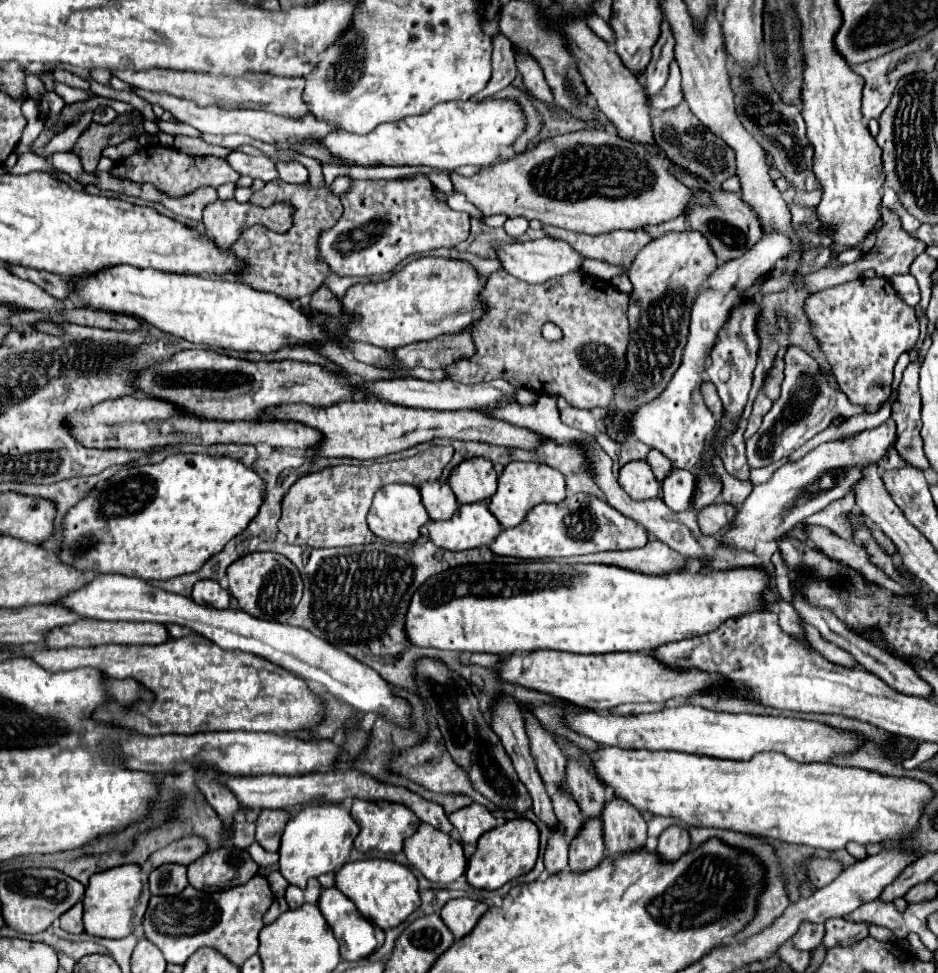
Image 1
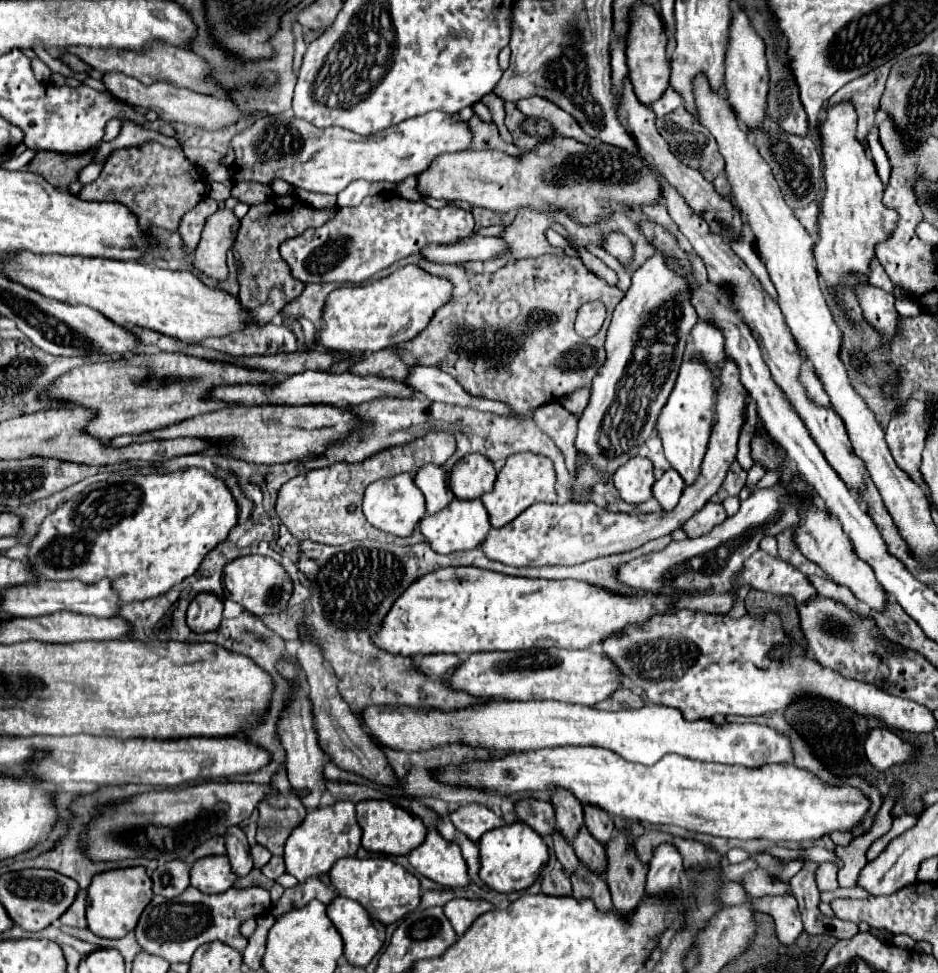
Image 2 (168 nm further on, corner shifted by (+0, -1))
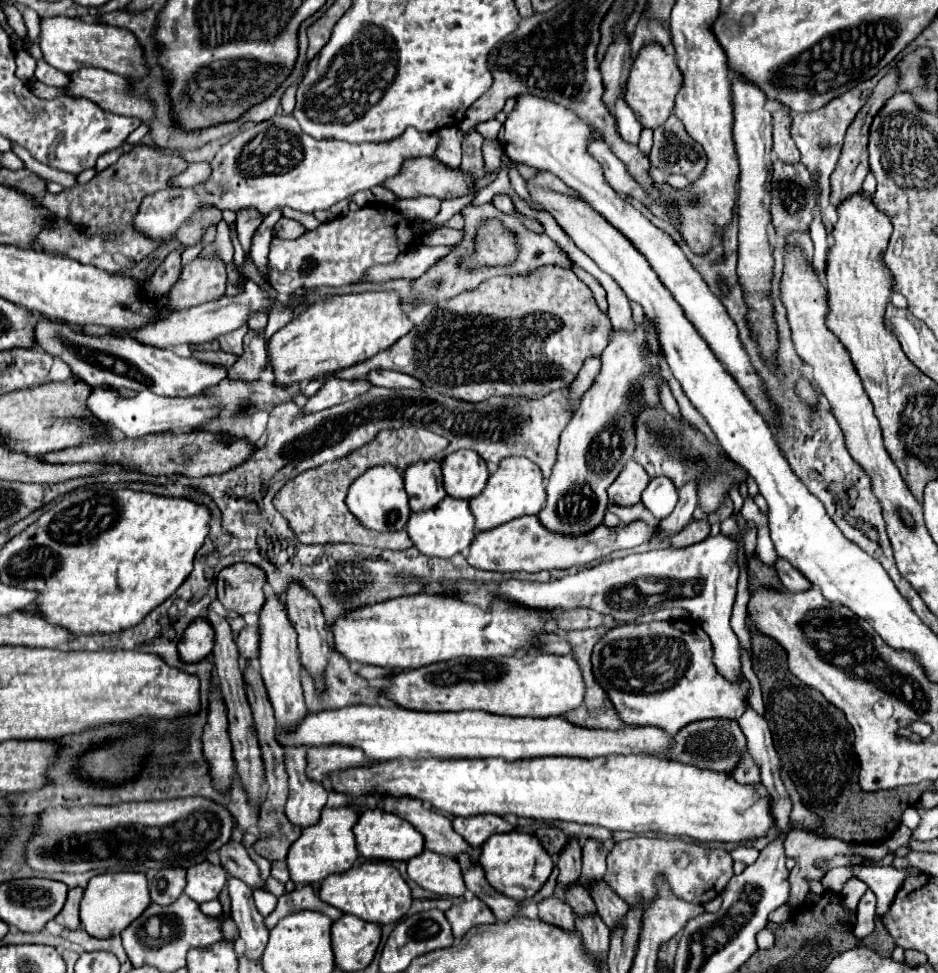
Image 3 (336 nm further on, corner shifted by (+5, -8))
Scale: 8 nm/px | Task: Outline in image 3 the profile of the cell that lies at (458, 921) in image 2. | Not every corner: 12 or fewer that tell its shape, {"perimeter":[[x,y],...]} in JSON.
{"perimeter":[[480,898],[446,910],[454,938],[474,926],[496,922]]}

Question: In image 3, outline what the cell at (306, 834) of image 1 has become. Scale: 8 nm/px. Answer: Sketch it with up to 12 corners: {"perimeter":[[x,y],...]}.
{"perimeter":[[324,808],[288,852],[296,884],[350,870],[352,808]]}

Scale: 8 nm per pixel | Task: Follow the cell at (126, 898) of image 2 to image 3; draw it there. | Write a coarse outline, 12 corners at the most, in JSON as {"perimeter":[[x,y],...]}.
{"perimeter":[[142,872],[94,876],[80,920],[94,938],[120,934],[150,906]]}

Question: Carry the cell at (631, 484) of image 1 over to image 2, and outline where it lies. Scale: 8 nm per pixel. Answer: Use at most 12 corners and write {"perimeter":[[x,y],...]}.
{"perimeter":[[633,457],[617,469],[613,483],[633,505],[653,497],[653,463]]}

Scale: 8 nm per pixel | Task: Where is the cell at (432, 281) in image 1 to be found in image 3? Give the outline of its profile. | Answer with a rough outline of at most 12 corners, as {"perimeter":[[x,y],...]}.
{"perimeter":[[396,292],[330,296],[268,340],[274,384],[320,380],[410,330]]}

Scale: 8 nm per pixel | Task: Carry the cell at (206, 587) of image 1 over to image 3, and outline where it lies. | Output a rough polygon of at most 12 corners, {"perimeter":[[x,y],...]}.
{"perimeter":[[198,618],[178,644],[186,664],[210,656],[212,626]]}

